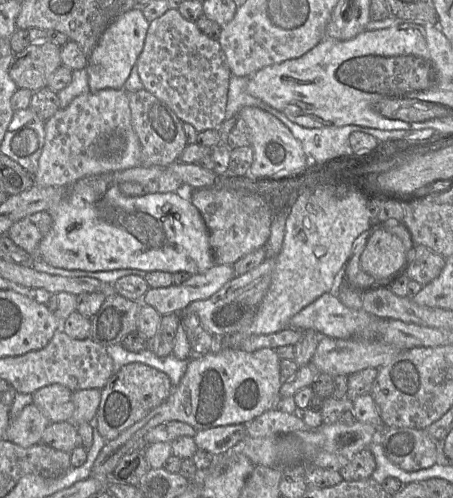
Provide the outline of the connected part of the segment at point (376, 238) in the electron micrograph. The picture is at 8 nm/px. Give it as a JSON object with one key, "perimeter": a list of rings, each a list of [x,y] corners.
{"perimeter":[[[377,230],[368,241],[361,254],[361,267],[375,280],[372,286],[387,283],[402,268],[405,246],[395,235],[384,230]]]}

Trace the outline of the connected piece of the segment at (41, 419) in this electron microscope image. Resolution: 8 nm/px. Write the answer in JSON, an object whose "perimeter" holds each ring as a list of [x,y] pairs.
{"perimeter":[[[30,404],[11,419],[3,439],[28,448],[41,443],[42,435],[49,424],[51,422],[44,414],[34,404]]]}

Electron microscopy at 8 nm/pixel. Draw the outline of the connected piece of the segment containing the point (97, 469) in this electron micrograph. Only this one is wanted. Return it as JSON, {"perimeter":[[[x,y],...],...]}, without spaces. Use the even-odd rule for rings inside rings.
{"perimeter":[[[262,348],[254,352],[240,349],[214,349],[204,356],[190,360],[187,370],[177,386],[172,389],[169,397],[161,405],[153,408],[140,421],[122,432],[116,439],[106,442],[92,467],[90,477],[106,479],[115,469],[120,460],[133,451],[144,450],[144,436],[152,428],[169,421],[181,421],[194,429],[205,430],[214,427],[244,424],[260,416],[267,410],[275,408],[280,396],[280,357],[275,349]]]}

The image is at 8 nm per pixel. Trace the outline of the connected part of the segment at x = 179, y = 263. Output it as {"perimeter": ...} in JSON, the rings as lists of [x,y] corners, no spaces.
{"perimeter":[[[113,173],[91,175],[69,187],[66,197],[48,212],[52,216],[53,225],[39,244],[39,258],[54,267],[92,272],[139,269],[174,274],[184,271],[194,275],[215,265],[209,243],[209,231],[186,191],[127,196],[121,192]]]}

